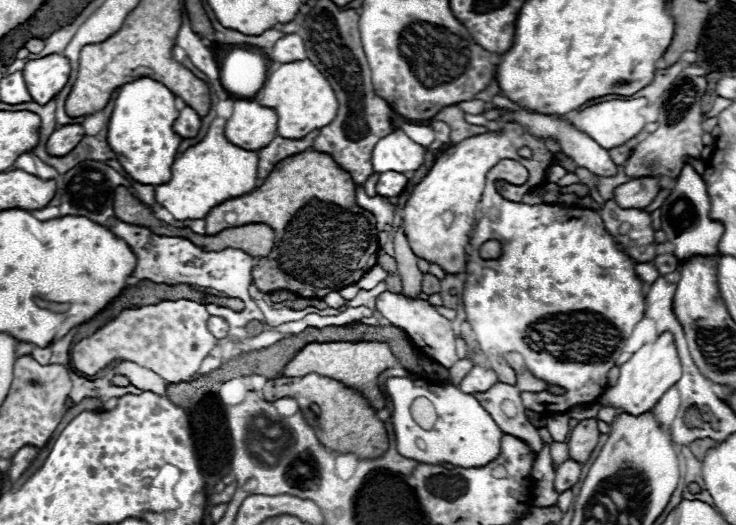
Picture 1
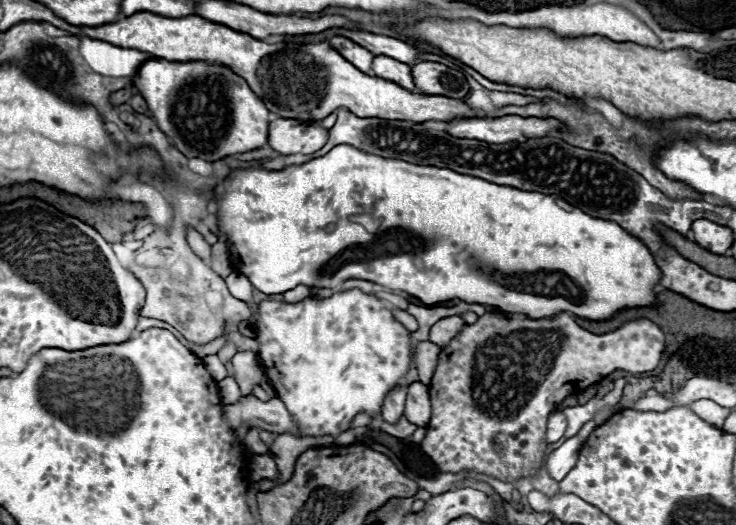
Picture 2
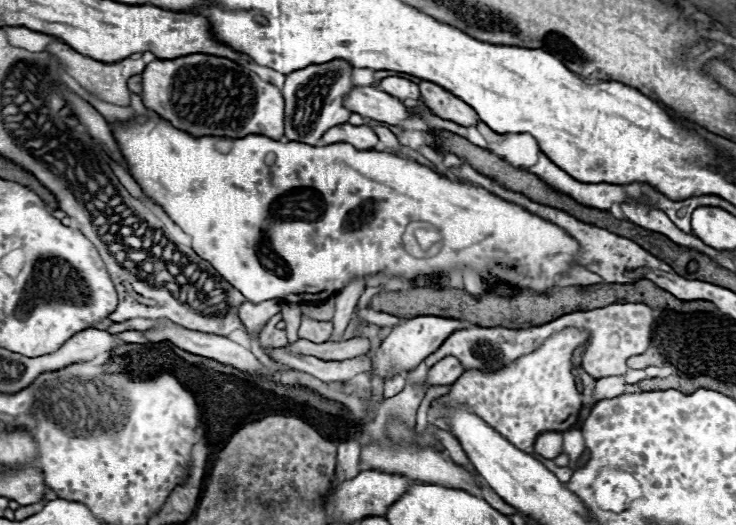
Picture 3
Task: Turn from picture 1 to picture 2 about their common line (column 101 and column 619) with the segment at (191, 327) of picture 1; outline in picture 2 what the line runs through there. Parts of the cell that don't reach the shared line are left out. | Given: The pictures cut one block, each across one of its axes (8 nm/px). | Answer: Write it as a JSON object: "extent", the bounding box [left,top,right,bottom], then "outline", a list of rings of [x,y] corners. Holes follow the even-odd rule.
{"extent":[422,312,664,484],"outline":[[[492,312],[492,314],[484,314],[478,318],[476,324],[470,324],[470,326],[464,326],[462,332],[446,346],[442,348],[440,352],[440,362],[438,362],[438,368],[436,368],[436,374],[432,378],[432,384],[430,384],[430,396],[432,396],[432,418],[426,426],[426,438],[422,440],[422,450],[436,462],[436,466],[442,470],[442,472],[476,472],[476,474],[486,474],[490,478],[496,478],[496,480],[502,480],[502,482],[512,482],[516,484],[518,480],[522,478],[534,478],[538,472],[540,472],[540,466],[542,466],[542,460],[544,460],[544,450],[548,446],[546,442],[546,424],[548,424],[548,416],[560,406],[560,402],[570,396],[574,390],[580,388],[588,388],[590,384],[602,380],[604,376],[616,372],[616,370],[626,370],[630,374],[644,374],[644,372],[650,372],[658,366],[660,358],[662,358],[662,352],[664,352],[664,332],[650,320],[634,320],[634,322],[626,322],[622,324],[618,330],[614,332],[608,332],[608,334],[592,334],[584,328],[580,328],[568,314],[560,314],[556,318],[542,318],[542,320],[530,320],[530,318],[524,318],[524,316],[514,316],[514,318],[508,318],[504,312]],[[498,434],[504,434],[506,436],[506,444],[504,444],[504,454],[496,454],[494,452],[494,438]]]}

